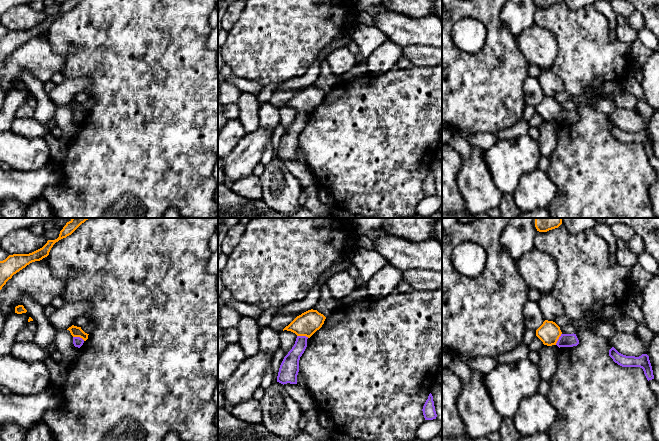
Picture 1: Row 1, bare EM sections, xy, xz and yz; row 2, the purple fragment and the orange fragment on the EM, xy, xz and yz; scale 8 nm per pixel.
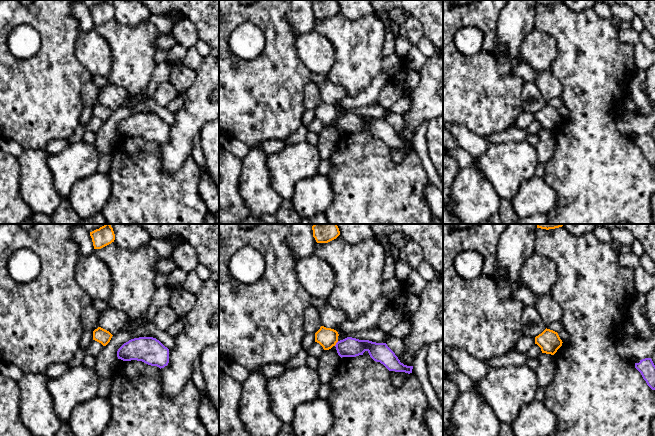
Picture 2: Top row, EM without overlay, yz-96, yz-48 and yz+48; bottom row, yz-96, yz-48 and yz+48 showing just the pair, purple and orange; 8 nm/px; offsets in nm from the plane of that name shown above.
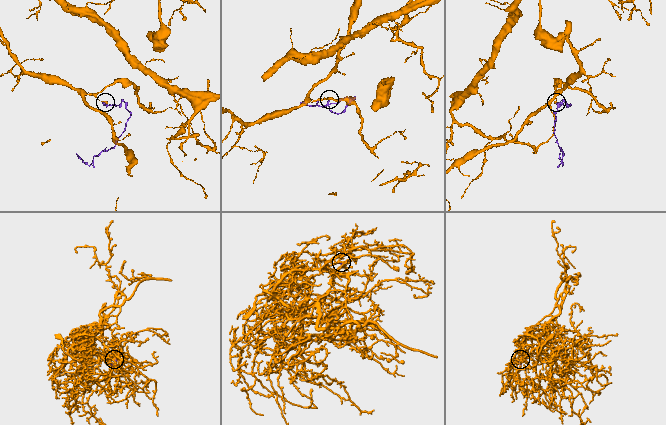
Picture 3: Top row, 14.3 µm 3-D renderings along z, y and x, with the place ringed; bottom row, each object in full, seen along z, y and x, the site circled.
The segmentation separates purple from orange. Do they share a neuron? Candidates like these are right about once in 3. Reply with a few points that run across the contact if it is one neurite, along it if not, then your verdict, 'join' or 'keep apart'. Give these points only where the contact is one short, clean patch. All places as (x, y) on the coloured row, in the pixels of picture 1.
line xy (73, 336), (79, 336), (84, 340); keep apart

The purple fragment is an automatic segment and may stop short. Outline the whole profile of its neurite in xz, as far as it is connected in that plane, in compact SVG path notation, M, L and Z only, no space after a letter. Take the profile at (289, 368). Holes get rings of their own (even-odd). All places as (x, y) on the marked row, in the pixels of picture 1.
M297 336L292 349L284 357L277 376L277 382L281 384L297 384L299 372L299 360L307 347L306 336Z

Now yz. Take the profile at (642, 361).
M614 347L609 350L609 356L615 363L622 367L640 367L643 369L647 380L654 379L652 366L647 354L642 354L639 357L626 356L619 353Z

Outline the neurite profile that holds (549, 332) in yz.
M545 320L536 330L536 336L547 346L556 345L561 334L560 327L555 322L548 320Z

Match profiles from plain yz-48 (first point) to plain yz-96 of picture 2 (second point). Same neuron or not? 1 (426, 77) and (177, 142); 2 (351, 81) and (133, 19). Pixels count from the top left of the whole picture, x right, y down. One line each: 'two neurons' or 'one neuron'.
1: one neuron
2: two neurons

